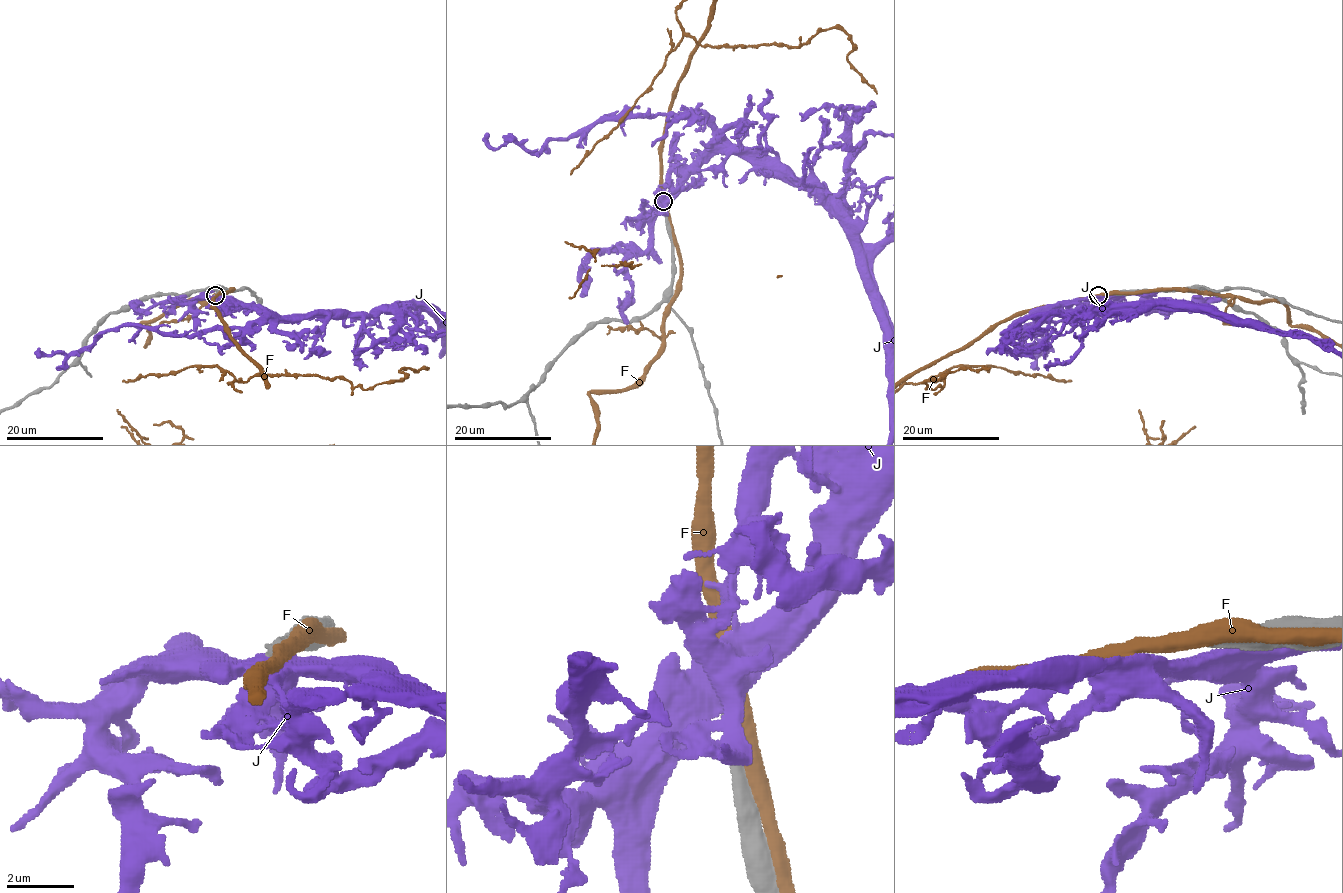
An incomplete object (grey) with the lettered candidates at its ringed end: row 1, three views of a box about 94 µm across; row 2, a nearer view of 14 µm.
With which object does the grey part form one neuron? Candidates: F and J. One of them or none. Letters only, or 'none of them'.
none of them

